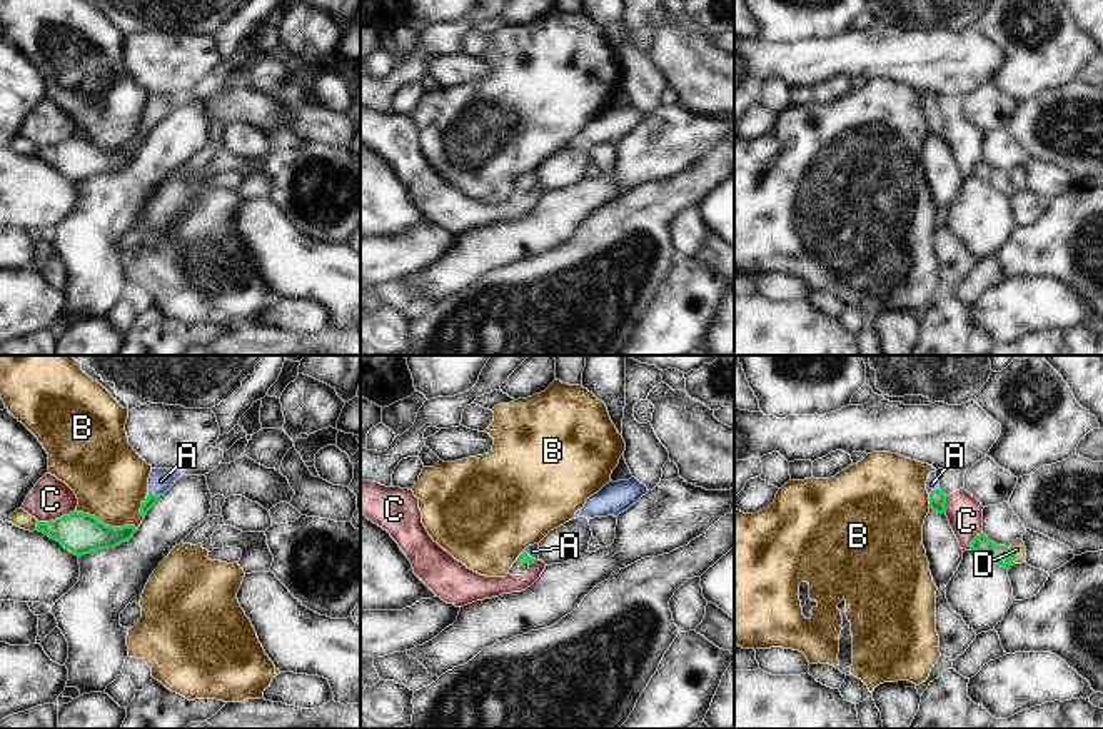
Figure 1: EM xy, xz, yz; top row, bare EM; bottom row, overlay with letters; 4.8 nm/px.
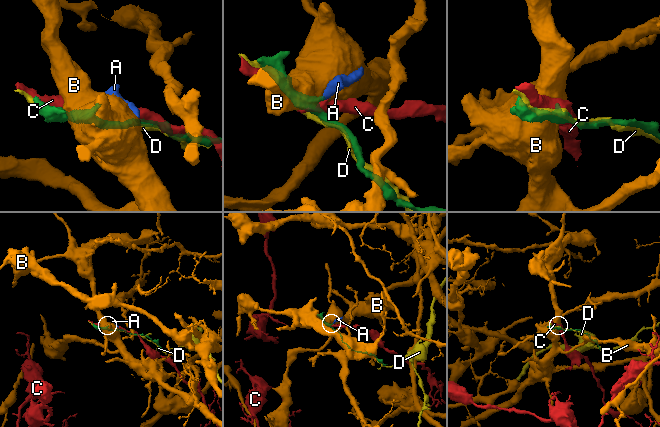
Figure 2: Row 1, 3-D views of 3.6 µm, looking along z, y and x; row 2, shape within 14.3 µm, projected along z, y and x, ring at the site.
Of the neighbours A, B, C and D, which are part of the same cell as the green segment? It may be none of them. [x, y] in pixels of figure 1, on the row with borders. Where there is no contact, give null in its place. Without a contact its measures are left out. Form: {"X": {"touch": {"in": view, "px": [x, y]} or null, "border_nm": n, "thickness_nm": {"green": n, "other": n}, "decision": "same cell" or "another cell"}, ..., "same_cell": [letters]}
{"A": {"touch": {"in": "xy", "px": [152, 494]}, "border_nm": 70, "thickness_nm": {"green": 50, "other": 110}, "decision": "same cell"}, "B": {"touch": {"in": "xy", "px": [107, 526]}, "border_nm": 320, "thickness_nm": {"green": 200, "other": 360}, "decision": "another cell"}, "C": {"touch": {"in": "xy", "px": [55, 519]}, "border_nm": 190, "thickness_nm": {"green": 200, "other": 200}, "decision": "another cell"}, "D": {"touch": {"in": "yz", "px": [1010, 556]}, "border_nm": 90, "thickness_nm": {"green": 90, "other": 80}, "decision": "another cell"}, "same_cell": ["A"]}

